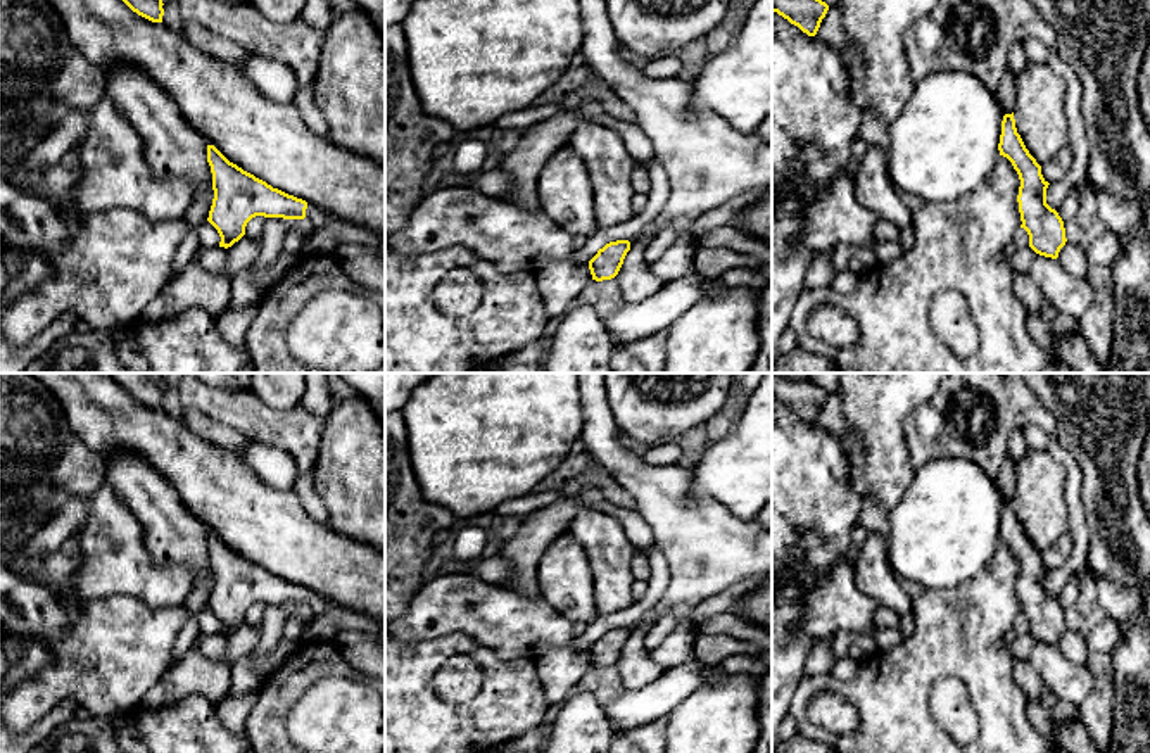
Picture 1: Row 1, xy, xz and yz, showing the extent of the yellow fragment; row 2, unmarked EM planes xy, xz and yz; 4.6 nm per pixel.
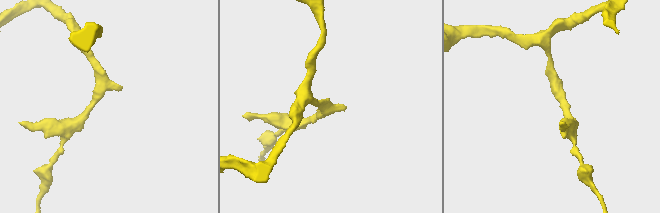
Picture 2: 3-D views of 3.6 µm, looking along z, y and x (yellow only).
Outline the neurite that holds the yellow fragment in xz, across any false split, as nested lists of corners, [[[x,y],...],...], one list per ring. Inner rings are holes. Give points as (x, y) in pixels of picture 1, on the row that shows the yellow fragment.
[[[629,240],[610,242],[599,249],[597,254],[589,261],[592,280],[603,282],[615,278],[629,250]]]

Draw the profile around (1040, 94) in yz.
[[[1027,62],[1015,76],[1015,128],[1038,164],[1067,145],[1065,83],[1048,66]]]

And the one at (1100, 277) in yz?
[[[1088,266],[1088,275],[1086,278],[1090,280],[1090,283],[1100,290],[1100,288],[1109,288],[1112,290],[1112,273],[1110,268],[1105,266]]]

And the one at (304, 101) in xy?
[[[300,86],[294,98],[294,105],[299,109],[306,126],[314,135],[325,136],[328,133],[328,123],[316,104],[313,86]]]

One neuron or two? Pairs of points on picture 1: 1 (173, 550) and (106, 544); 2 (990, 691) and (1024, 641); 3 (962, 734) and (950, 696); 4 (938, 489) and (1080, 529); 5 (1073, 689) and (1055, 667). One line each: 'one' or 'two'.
1: two
2: two
3: one
4: two
5: one

